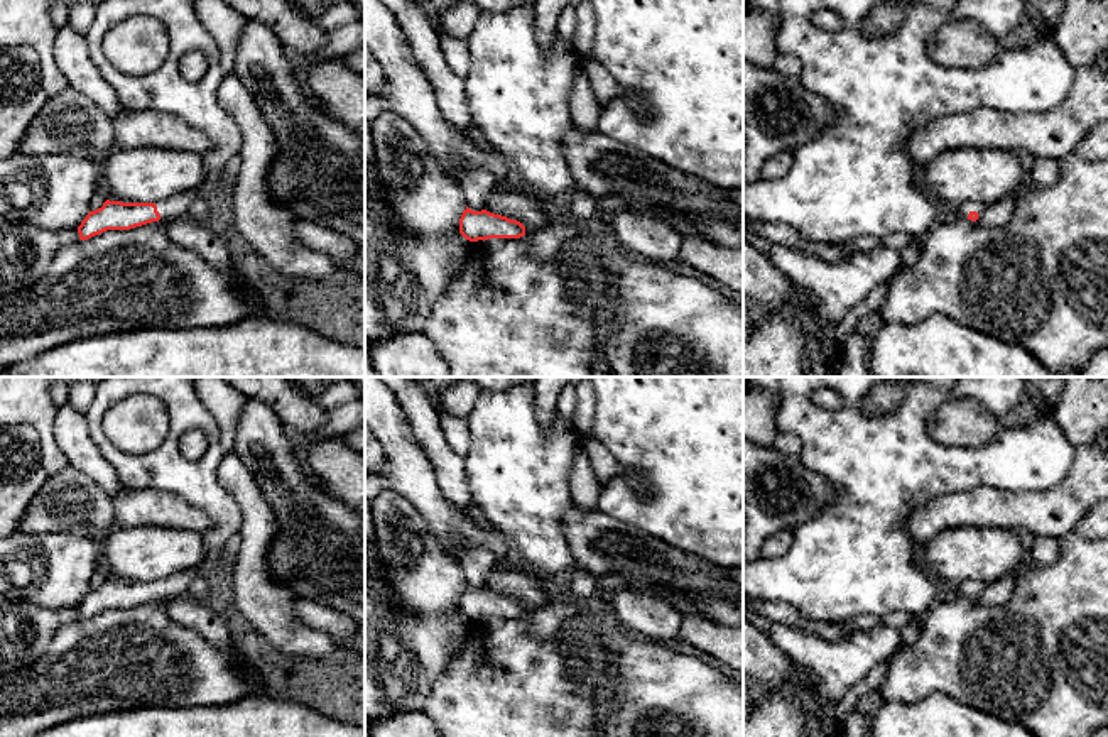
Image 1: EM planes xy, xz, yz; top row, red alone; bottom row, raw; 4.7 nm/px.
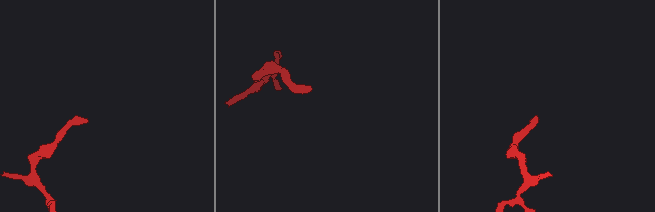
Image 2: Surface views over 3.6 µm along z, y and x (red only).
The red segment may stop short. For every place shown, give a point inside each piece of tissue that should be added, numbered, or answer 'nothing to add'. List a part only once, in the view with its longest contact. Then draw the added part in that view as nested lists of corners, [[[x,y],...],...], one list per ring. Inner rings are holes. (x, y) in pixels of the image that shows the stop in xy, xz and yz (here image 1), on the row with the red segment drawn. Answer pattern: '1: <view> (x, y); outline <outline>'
1: xy (178, 205); outline [[[233,156],[221,169],[220,172],[221,176],[218,179],[211,179],[199,189],[186,191],[155,203],[160,220],[187,216],[189,208],[198,199],[208,199],[213,193],[221,191],[226,184],[230,184],[236,177],[238,169],[240,169],[240,156]]]

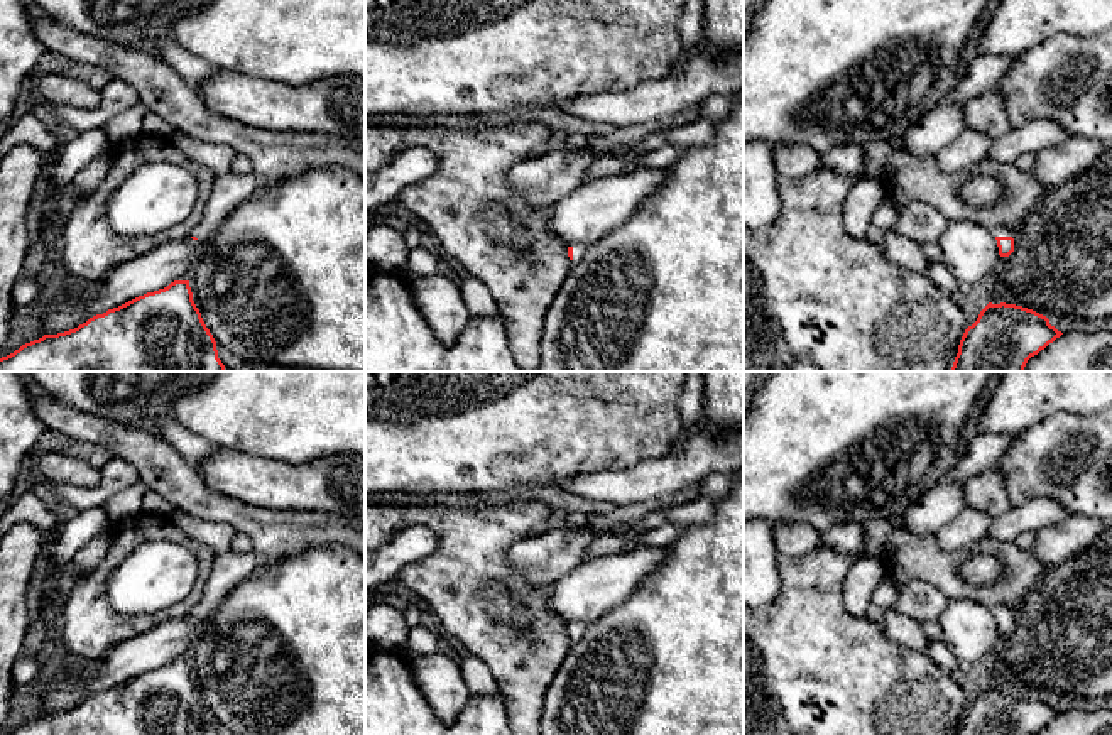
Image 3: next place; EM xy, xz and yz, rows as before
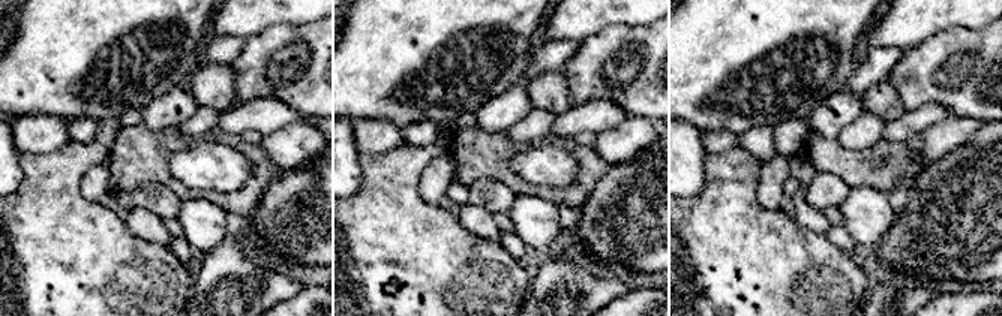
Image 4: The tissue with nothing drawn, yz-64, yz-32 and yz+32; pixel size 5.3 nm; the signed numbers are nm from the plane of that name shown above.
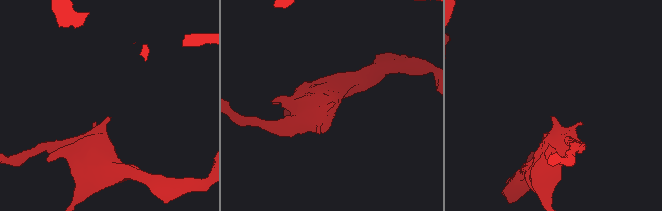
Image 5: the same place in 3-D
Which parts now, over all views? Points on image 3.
1: xz (578, 249); outline [[[573,243],[573,245],[568,245],[573,248],[573,260],[571,264],[578,264],[585,253],[588,252],[590,245],[588,243]]]

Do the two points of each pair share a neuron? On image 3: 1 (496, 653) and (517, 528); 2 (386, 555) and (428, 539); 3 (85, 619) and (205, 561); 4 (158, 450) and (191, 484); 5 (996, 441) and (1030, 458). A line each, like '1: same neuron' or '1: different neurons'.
1: same neuron
2: same neuron
3: same neuron
4: same neuron
5: different neurons

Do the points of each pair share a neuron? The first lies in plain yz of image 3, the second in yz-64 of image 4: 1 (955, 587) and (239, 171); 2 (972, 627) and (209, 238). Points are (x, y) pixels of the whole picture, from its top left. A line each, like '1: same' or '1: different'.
1: different
2: same

